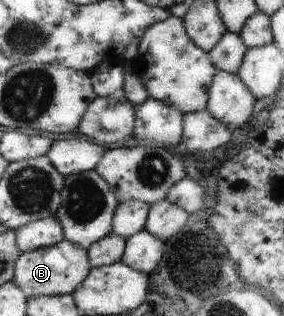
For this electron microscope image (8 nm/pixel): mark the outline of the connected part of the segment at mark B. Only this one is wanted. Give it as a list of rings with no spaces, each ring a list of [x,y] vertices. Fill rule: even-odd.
[[[68,238],[58,246],[23,253],[16,267],[16,283],[24,288],[29,300],[44,296],[75,295],[76,290],[90,277],[93,268],[89,249]]]

